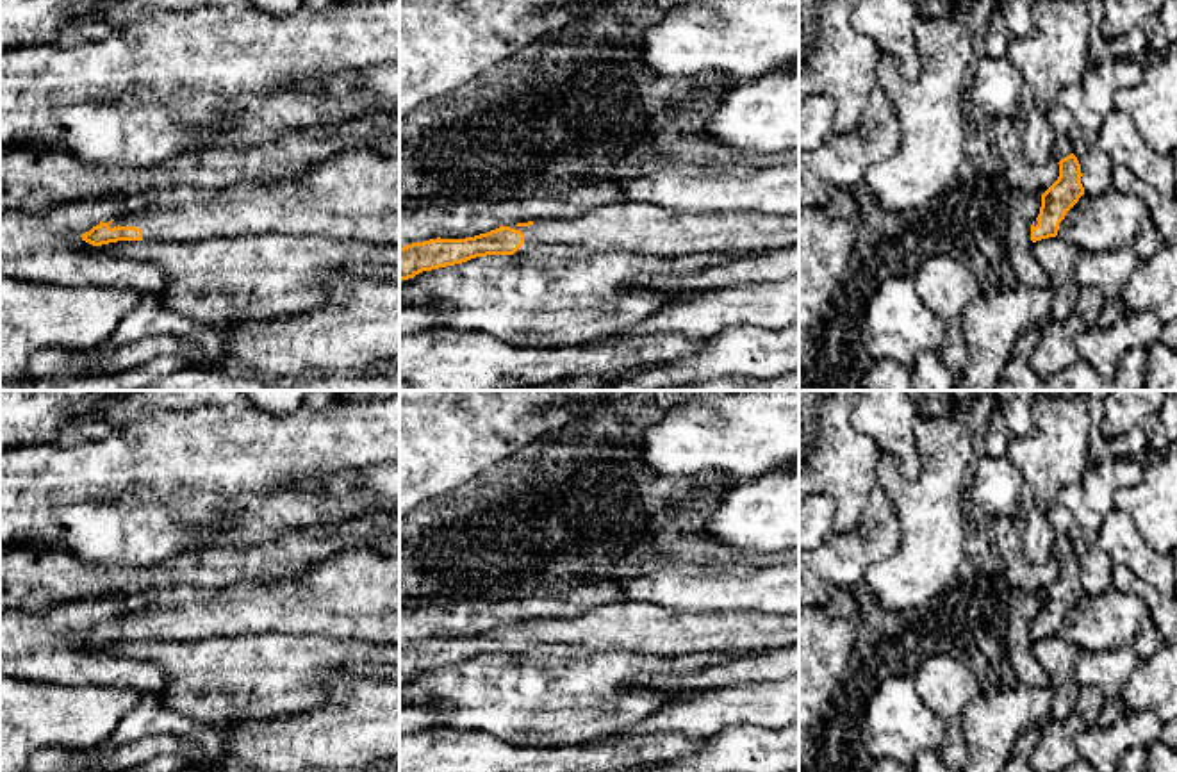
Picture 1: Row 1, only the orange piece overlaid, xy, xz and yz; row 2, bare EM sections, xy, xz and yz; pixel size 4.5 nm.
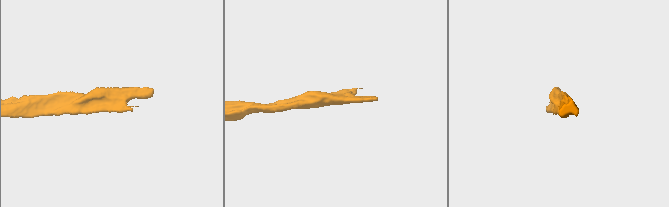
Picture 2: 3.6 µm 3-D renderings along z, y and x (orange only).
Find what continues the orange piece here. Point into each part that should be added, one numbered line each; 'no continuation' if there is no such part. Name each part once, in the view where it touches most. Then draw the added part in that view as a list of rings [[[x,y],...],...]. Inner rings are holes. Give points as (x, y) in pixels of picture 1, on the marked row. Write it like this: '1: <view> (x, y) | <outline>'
1: xz (639, 229) | [[[644,203],[599,207],[565,221],[508,226],[524,234],[524,244],[515,253],[539,244],[571,244],[601,253],[678,259],[696,253],[763,253],[799,244],[799,214],[726,212],[696,218]]]

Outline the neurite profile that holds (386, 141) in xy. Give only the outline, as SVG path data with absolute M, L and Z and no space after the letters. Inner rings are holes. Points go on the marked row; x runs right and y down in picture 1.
M383 128L373 134L371 152L399 159L399 128Z

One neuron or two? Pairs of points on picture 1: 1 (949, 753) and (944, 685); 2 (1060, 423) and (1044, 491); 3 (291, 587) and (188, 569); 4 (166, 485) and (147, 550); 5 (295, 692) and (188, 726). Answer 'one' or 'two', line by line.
1: one
2: one
3: two
4: one
5: two

